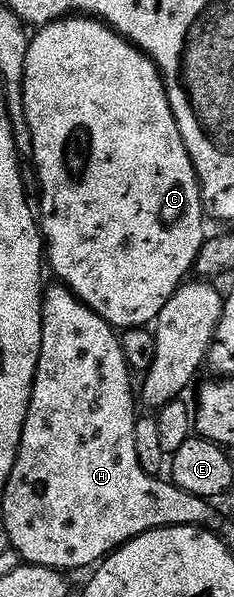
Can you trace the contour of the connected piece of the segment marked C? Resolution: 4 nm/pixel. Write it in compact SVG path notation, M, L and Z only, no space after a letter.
M67 17L48 23L33 32L29 40L23 77L23 107L26 110L27 123L31 129L32 157L38 166L38 183L42 186L42 211L40 207L40 230L44 240L44 255L48 267L59 275L61 282L74 292L76 298L91 307L104 322L115 329L146 327L153 324L158 314L168 305L168 301L179 287L187 282L194 271L194 262L208 236L204 226L204 208L202 190L196 169L192 165L192 157L184 145L184 137L180 137L180 129L176 125L176 117L170 108L166 96L166 84L158 67L138 47L115 33L100 19L89 17Z

